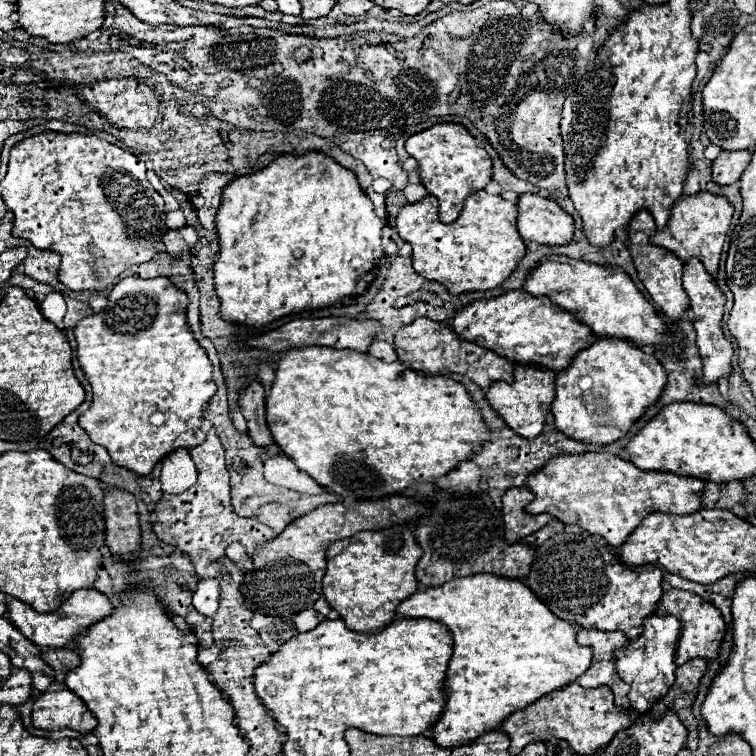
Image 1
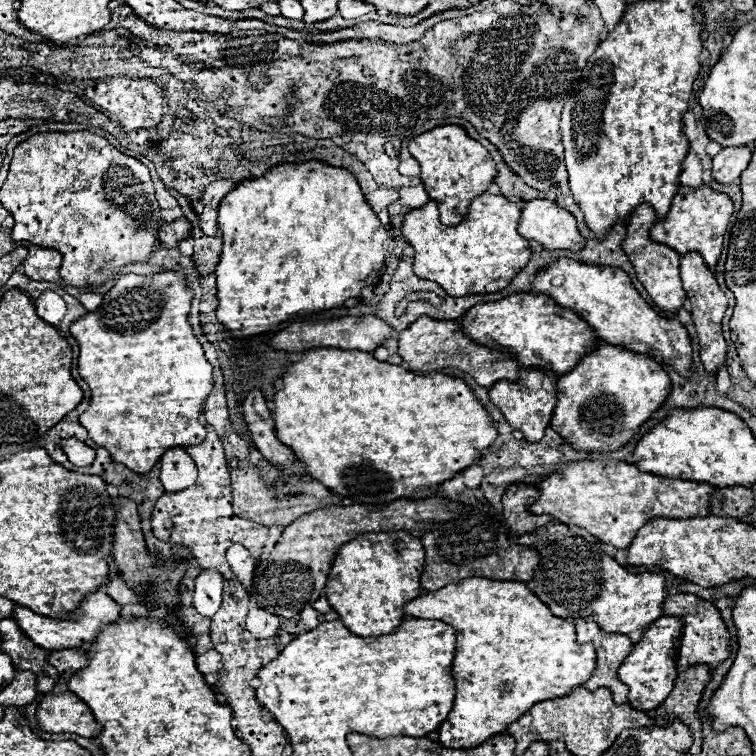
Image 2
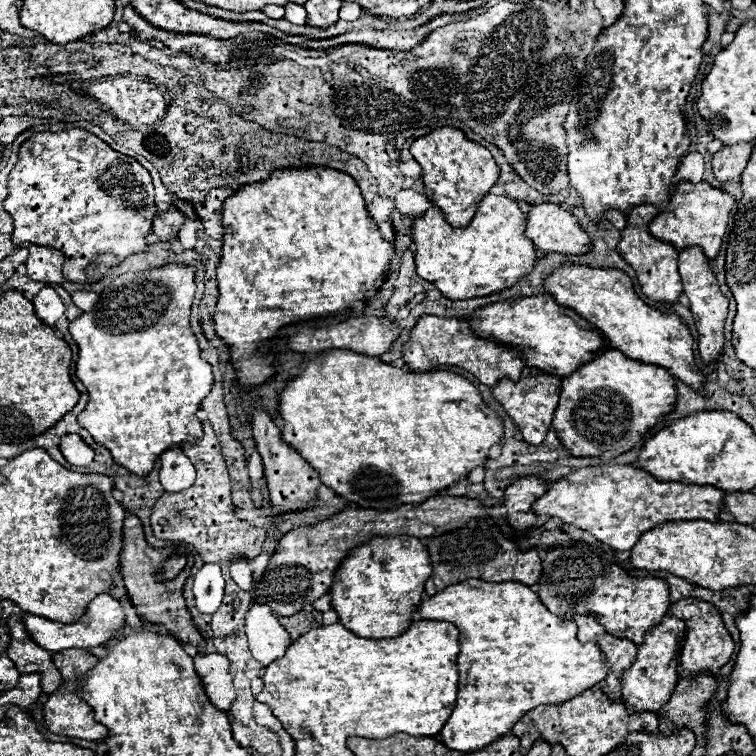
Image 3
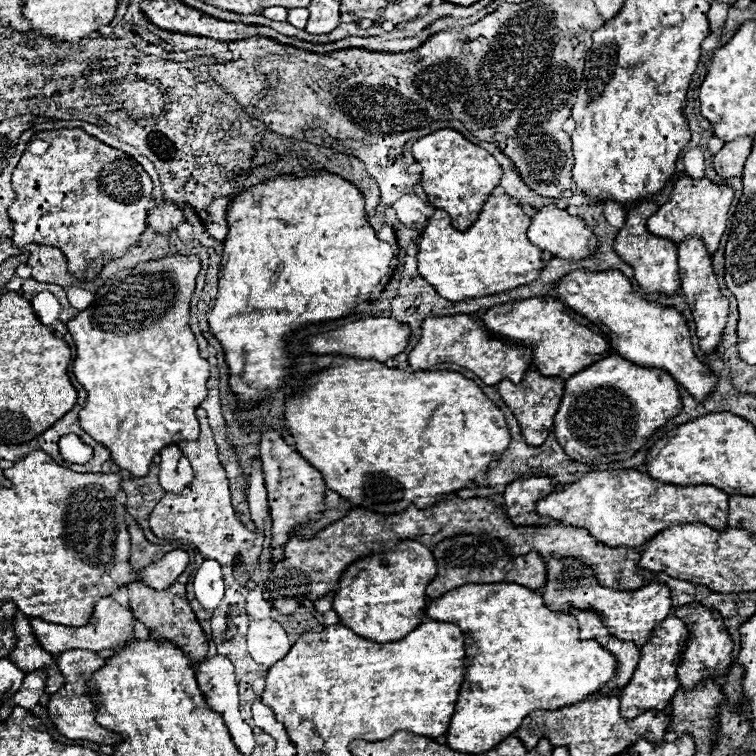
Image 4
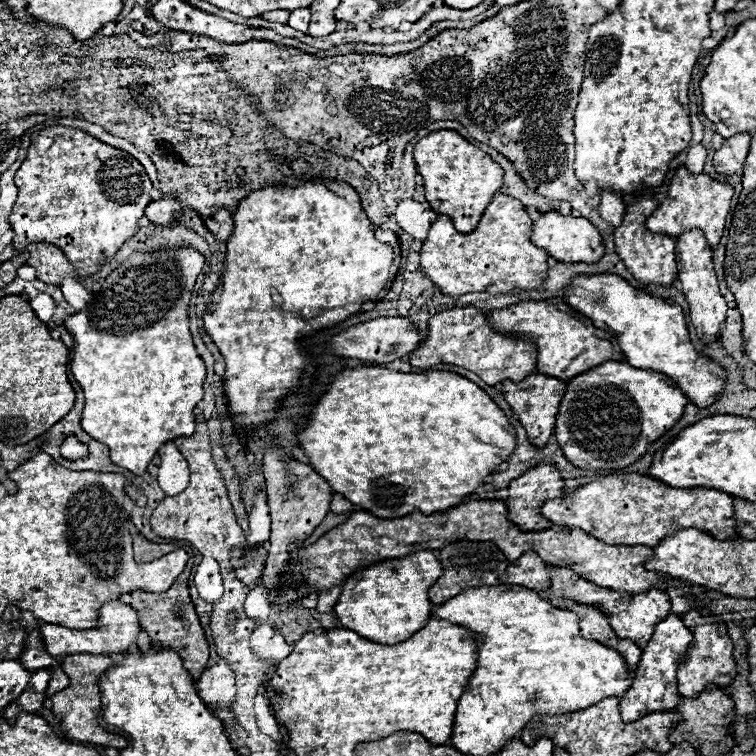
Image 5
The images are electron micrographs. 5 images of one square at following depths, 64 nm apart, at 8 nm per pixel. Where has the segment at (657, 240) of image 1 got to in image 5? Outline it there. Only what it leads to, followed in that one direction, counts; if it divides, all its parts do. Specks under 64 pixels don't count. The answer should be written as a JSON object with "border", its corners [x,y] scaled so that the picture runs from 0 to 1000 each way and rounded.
{"border":[[[897,222],[884,249],[884,262],[854,291],[854,302],[868,310],[884,310],[889,315],[897,315],[902,307],[910,307],[915,302],[926,302],[934,310],[937,325],[944,331],[955,315],[968,259],[971,249],[966,243],[947,241],[937,230],[913,230],[907,222]]]}

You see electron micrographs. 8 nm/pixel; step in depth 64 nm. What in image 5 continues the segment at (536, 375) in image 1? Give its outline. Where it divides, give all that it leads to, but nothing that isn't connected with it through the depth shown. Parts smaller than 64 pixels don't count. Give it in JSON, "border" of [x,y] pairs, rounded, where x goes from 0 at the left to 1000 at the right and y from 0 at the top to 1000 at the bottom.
{"border":[[[712,492],[698,495],[696,503],[685,505],[685,508],[680,508],[675,503],[664,505],[664,521],[669,524],[669,532],[675,534],[675,540],[680,542],[680,548],[685,548],[685,556],[690,558],[690,563],[693,563],[693,569],[698,574],[698,582],[706,590],[714,590],[714,593],[730,577],[733,556],[735,556],[738,537],[743,532],[746,519],[749,519],[749,503],[728,500],[728,497],[720,497],[720,495],[712,495]]]}

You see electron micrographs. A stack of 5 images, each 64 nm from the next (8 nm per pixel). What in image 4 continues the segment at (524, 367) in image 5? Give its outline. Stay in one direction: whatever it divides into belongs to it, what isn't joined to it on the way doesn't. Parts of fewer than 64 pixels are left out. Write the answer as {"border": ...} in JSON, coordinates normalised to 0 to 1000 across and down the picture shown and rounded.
{"border":[[[619,415],[566,418],[558,426],[558,439],[550,458],[540,466],[540,481],[545,484],[545,489],[569,489],[582,479],[601,479],[606,484],[614,484],[627,492],[640,508],[656,511],[667,500],[688,505],[693,492],[704,481],[704,463],[680,452],[646,444],[632,421]]]}

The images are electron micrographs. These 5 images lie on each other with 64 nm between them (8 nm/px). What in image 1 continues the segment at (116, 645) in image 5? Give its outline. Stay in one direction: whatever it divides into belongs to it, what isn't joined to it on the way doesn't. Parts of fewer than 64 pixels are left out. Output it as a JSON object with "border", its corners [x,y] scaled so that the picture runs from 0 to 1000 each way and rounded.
{"border":[[[101,780],[79,799],[79,804],[61,810],[61,812],[48,810],[45,804],[40,804],[37,799],[32,799],[21,791],[13,791],[8,815],[40,849],[45,849],[56,857],[82,857],[82,854],[93,854],[98,841],[111,836],[119,825],[124,825],[127,820],[135,820],[138,815],[146,815],[148,804],[151,804],[151,799],[135,783],[130,783],[130,780]]]}

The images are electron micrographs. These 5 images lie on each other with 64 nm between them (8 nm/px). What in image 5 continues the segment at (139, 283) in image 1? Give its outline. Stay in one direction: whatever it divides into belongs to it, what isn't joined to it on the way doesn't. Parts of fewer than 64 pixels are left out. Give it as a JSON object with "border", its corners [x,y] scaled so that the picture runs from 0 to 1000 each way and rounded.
{"border":[[[233,328],[201,336],[180,333],[169,347],[148,357],[132,384],[122,389],[122,397],[111,410],[90,418],[85,426],[87,437],[98,444],[98,471],[93,487],[114,524],[108,566],[124,582],[146,593],[151,614],[169,619],[180,630],[193,624],[198,608],[209,601],[214,587],[233,579],[249,579],[259,571],[254,540],[259,540],[270,521],[267,508],[272,503],[272,481],[262,471],[249,437],[249,402],[267,352],[270,339],[257,328]]]}

